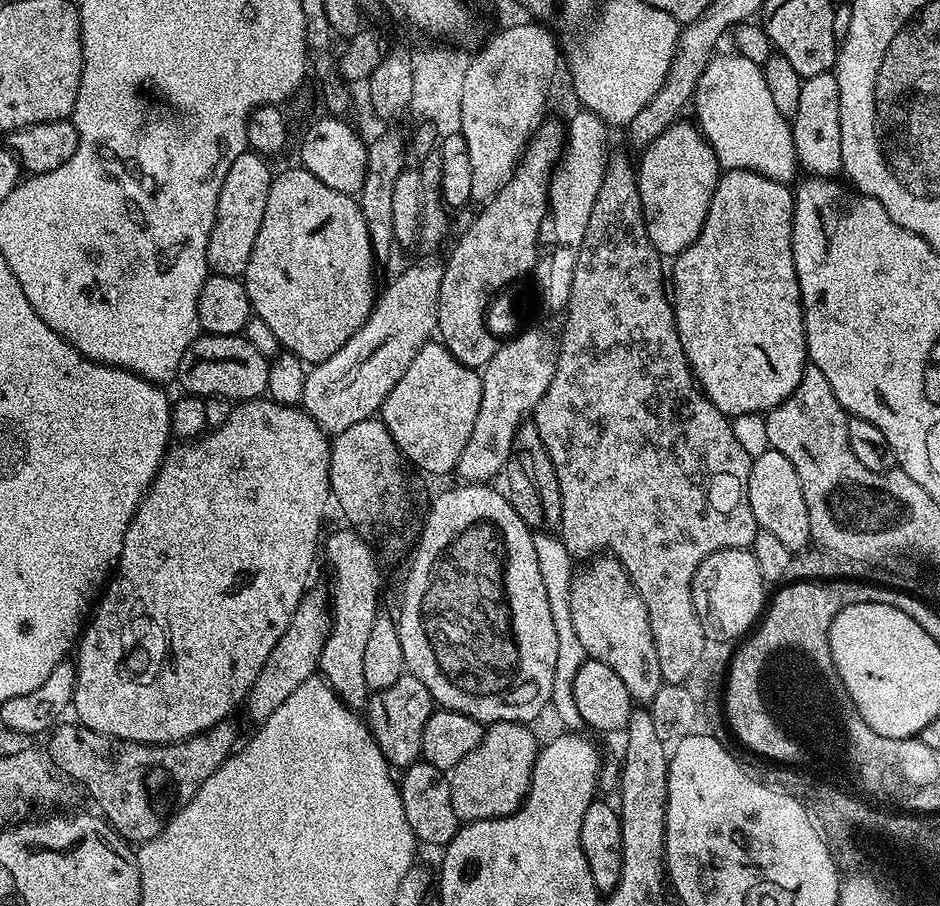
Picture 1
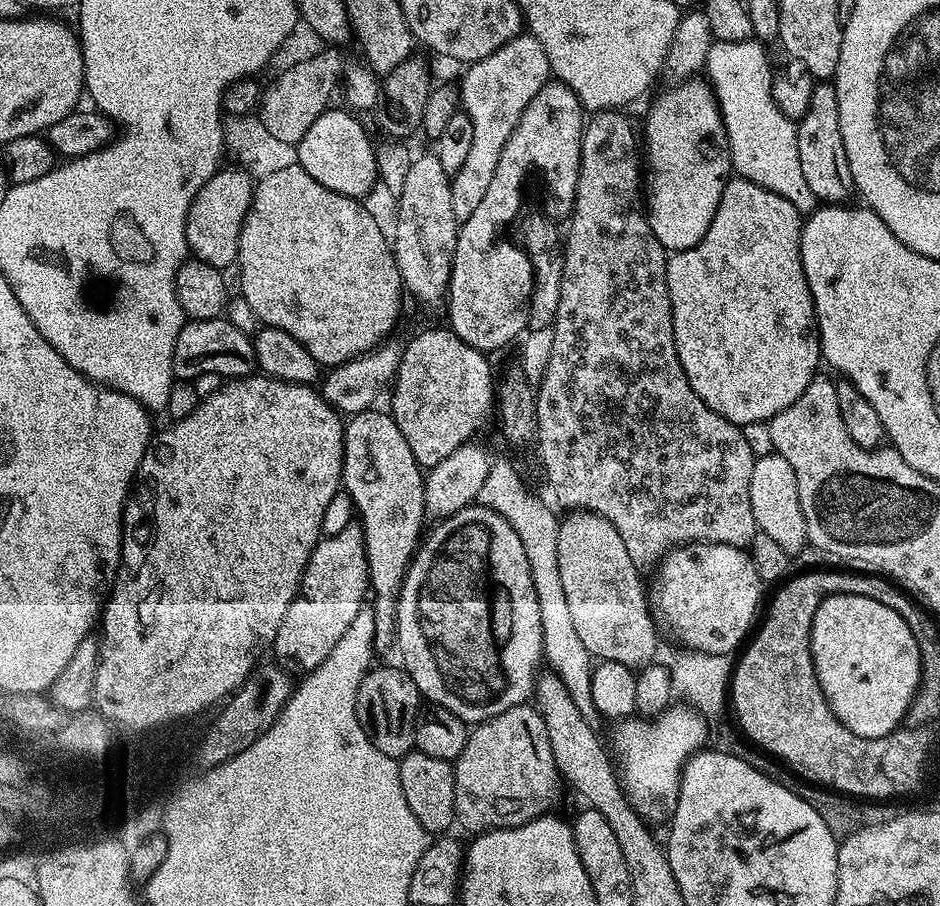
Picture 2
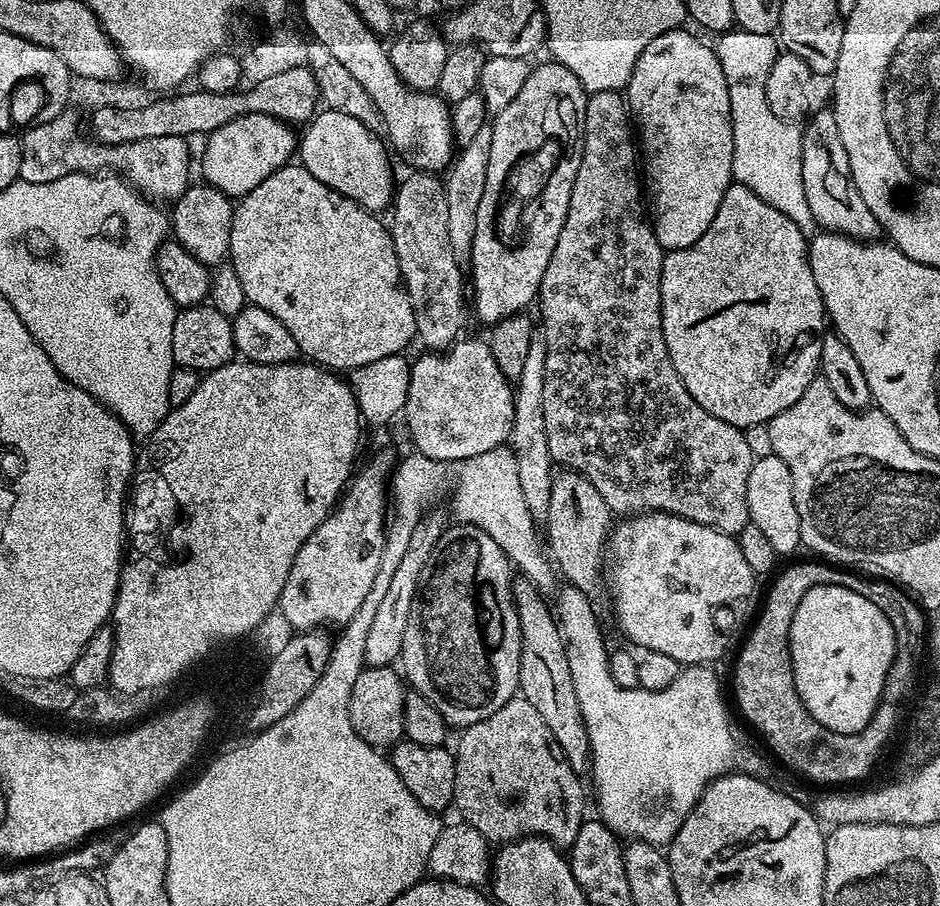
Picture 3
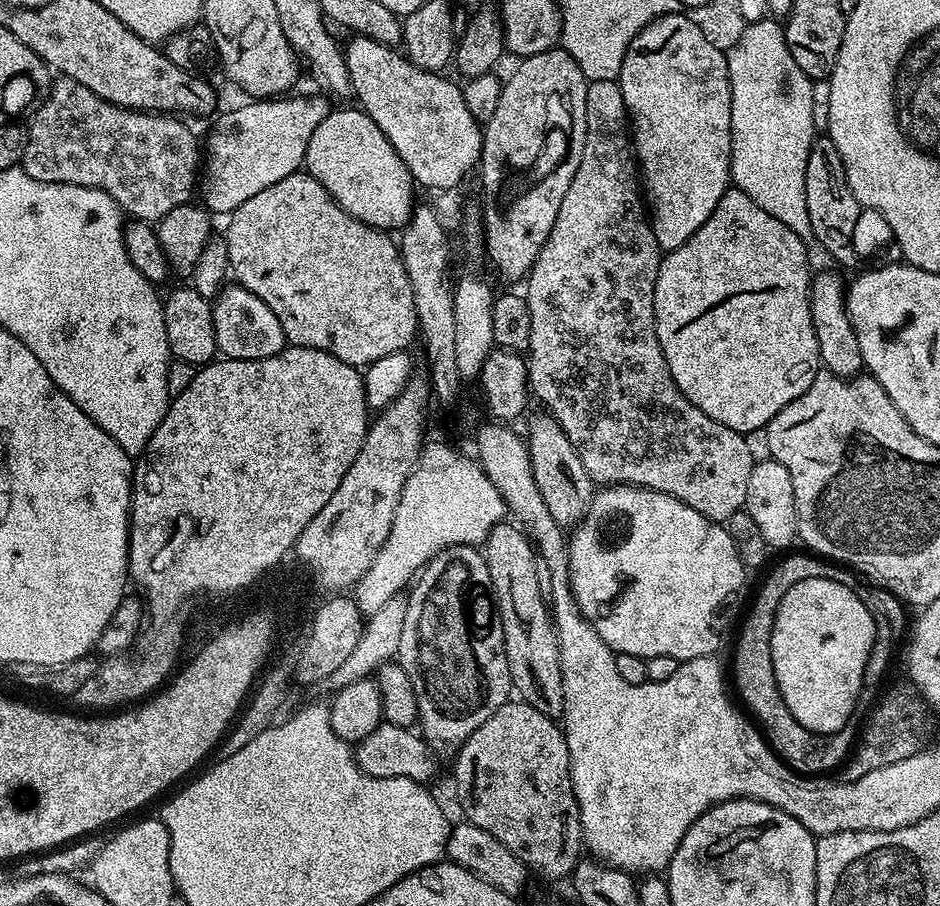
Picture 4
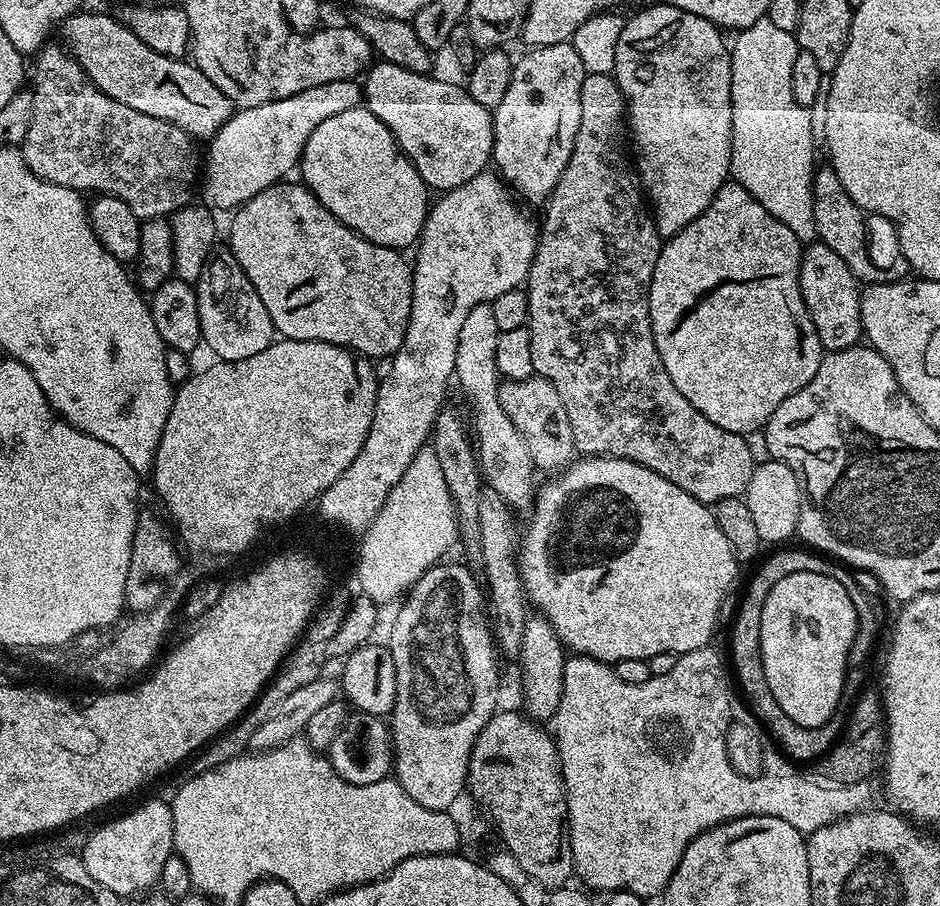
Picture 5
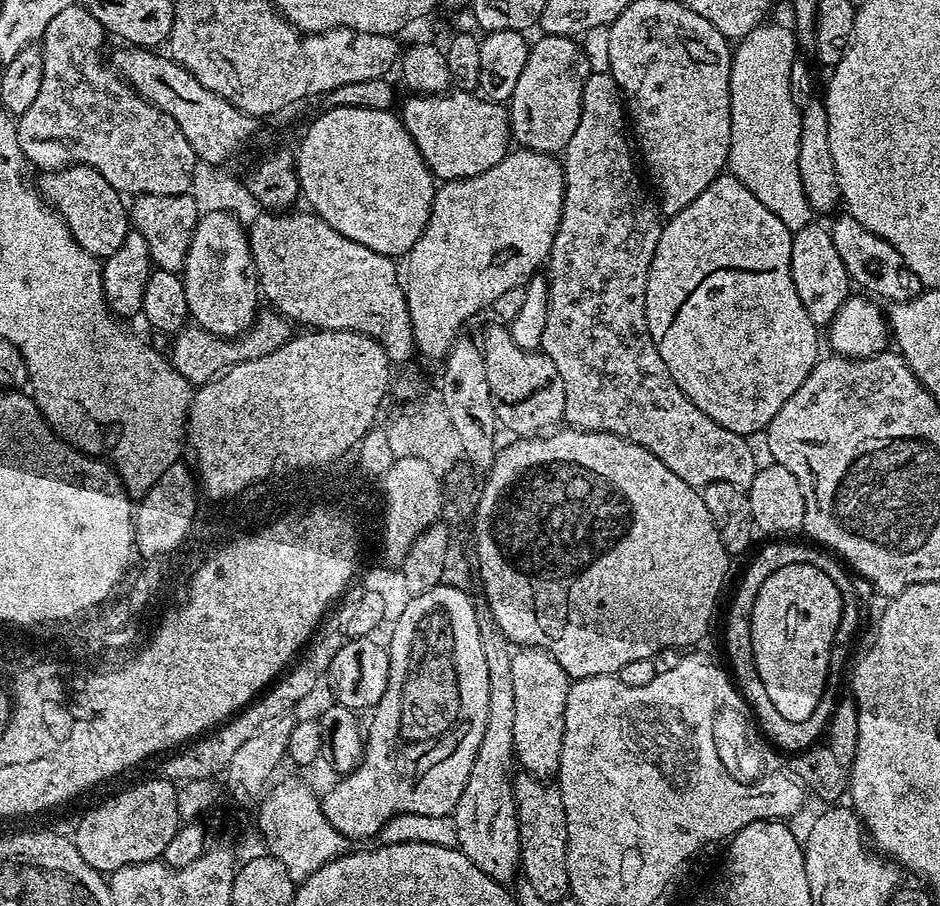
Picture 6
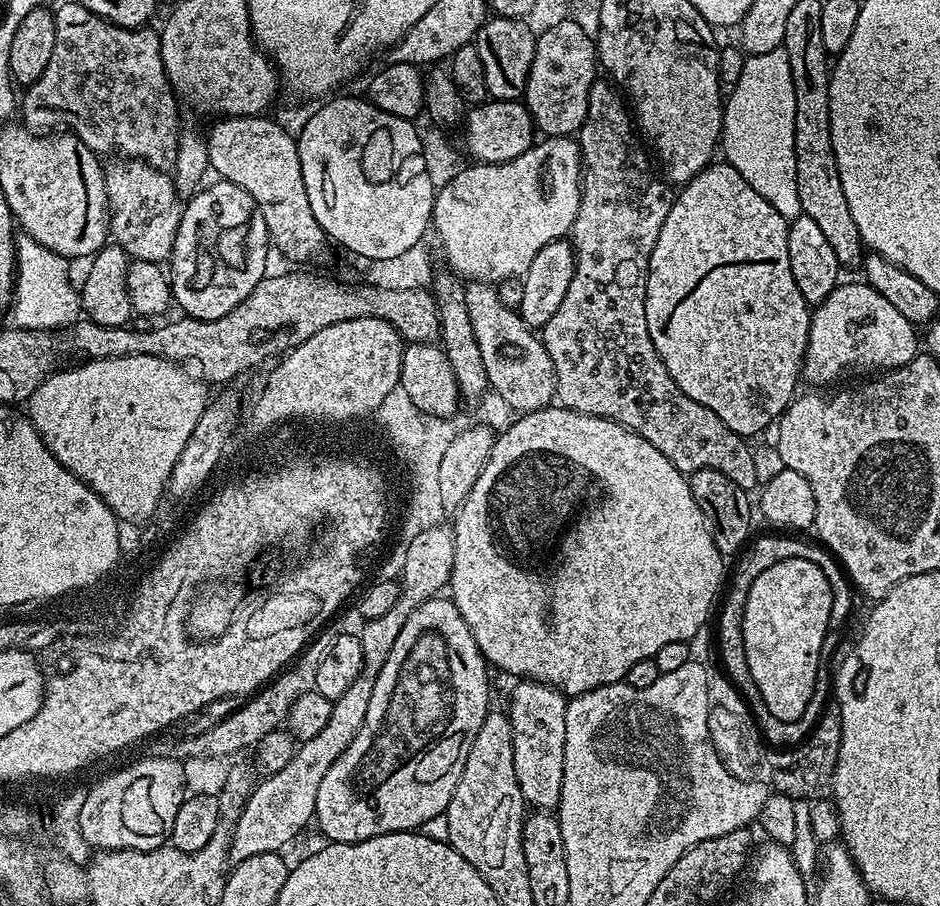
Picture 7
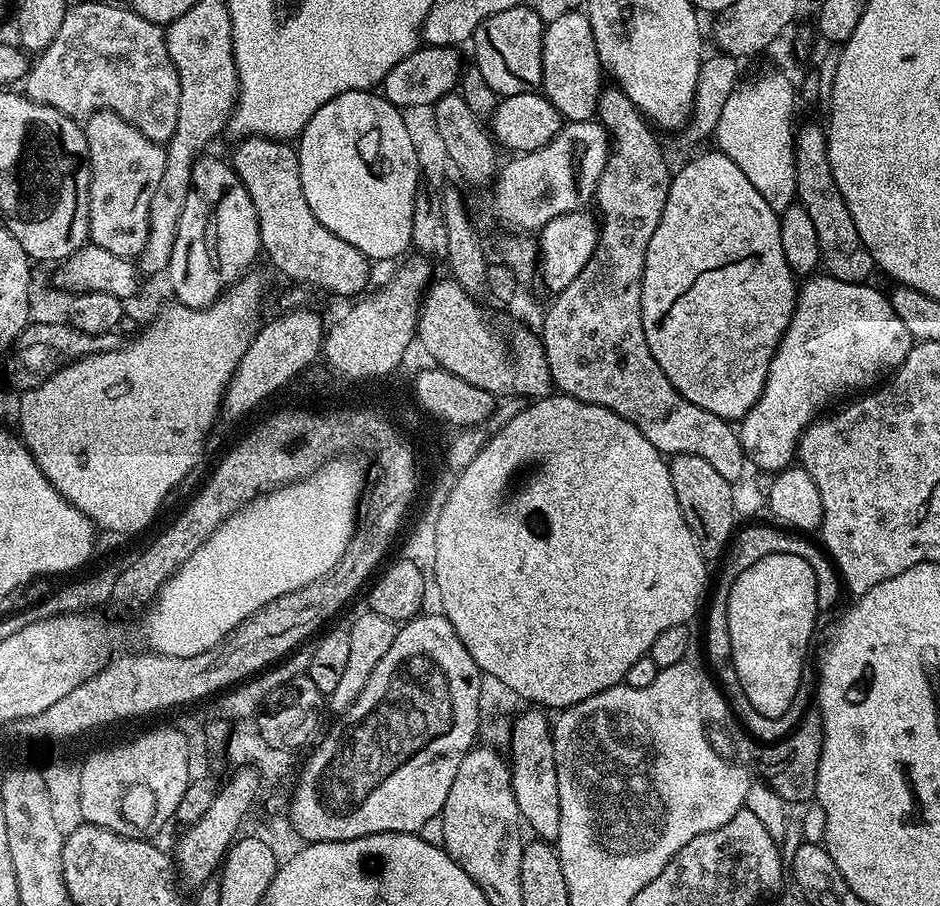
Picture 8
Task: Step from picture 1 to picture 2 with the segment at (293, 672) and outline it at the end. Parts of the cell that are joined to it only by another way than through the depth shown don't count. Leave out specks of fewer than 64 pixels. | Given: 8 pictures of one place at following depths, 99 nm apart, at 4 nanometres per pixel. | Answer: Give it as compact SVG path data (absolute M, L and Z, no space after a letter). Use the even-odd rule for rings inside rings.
M353 522L338 529L333 536L325 535L317 542L300 579L300 591L294 602L290 602L290 610L286 610L282 626L278 626L271 651L303 670L318 667L326 654L338 646L338 638L350 630L350 622L354 622L354 614L365 607L364 595L367 597L369 592L364 534L361 525Z

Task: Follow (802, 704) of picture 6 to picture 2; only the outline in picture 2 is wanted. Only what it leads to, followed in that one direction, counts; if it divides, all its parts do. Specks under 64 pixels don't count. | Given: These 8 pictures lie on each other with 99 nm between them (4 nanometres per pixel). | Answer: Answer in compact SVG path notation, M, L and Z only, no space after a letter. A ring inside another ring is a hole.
M836 596L836 600L828 600L820 608L820 616L816 616L816 632L812 632L812 648L816 648L816 668L820 668L820 680L824 680L824 688L828 688L828 697L832 708L840 712L840 720L845 726L856 728L856 732L864 736L881 736L883 732L894 731L905 723L908 707L908 696L912 696L912 688L916 684L916 644L912 644L912 636L908 636L908 628L904 628L904 620L896 616L896 612L888 608L880 608L880 604L872 604L872 600L856 600L856 596Z

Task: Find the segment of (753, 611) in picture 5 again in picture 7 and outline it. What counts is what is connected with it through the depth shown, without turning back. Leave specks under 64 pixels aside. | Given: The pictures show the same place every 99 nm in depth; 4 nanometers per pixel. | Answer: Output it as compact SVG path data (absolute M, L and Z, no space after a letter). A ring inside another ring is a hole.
M792 534L772 535L776 536L760 536L757 540L755 537L739 553L738 559L735 561L735 563L737 562L736 569L733 572L731 569L730 572L730 583L727 585L726 595L723 597L724 605L722 605L722 600L718 608L718 615L715 617L717 620L714 644L716 648L720 647L720 660L724 663L723 671L743 696L752 718L759 725L763 739L772 746L795 746L806 739L808 733L804 731L804 728L800 728L800 724L796 724L796 728L788 728L786 722L782 722L774 714L770 714L770 710L766 710L766 706L762 702L762 694L758 694L758 686L754 686L754 678L750 678L750 666L746 666L746 646L742 642L742 614L746 606L746 594L750 594L750 586L754 582L754 578L758 578L758 574L762 574L762 570L770 570L770 566L774 566L774 562L786 562L784 546L788 546L788 558L806 558L806 562L816 560L816 564L824 564L824 572L828 572L828 580L832 580L832 584L836 584L836 588L840 588L840 592L844 592L844 613L847 617L851 617L854 612L854 588L836 557L821 547L819 543L807 544L804 540L797 540Z

